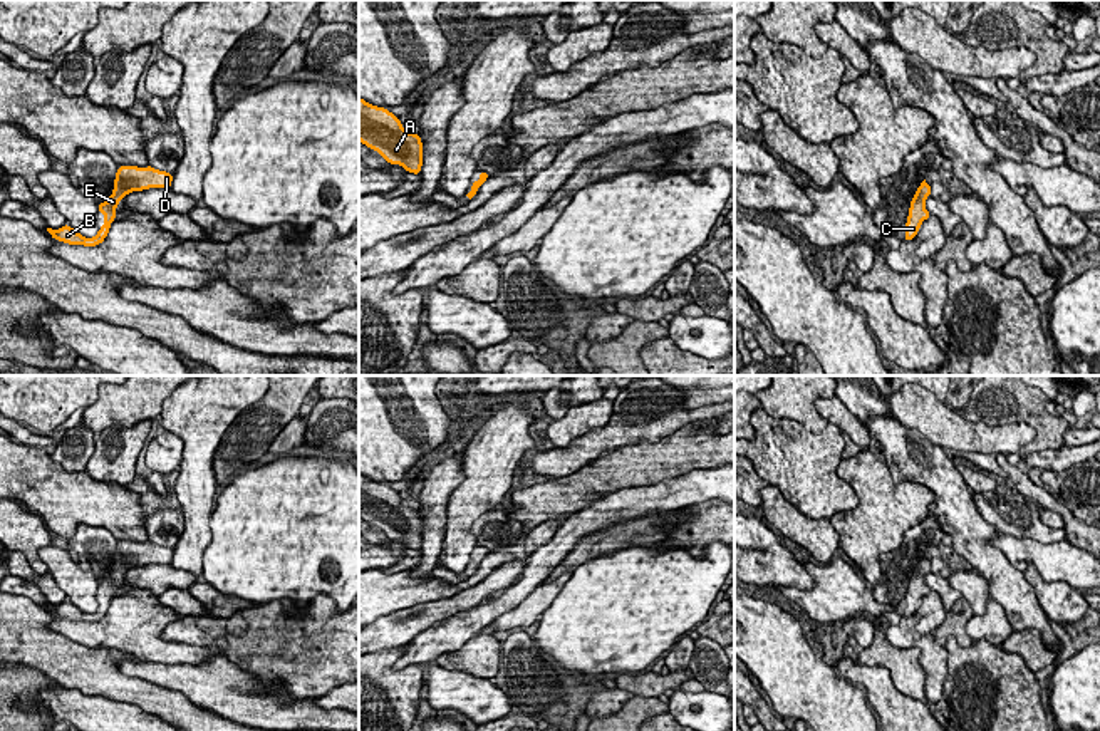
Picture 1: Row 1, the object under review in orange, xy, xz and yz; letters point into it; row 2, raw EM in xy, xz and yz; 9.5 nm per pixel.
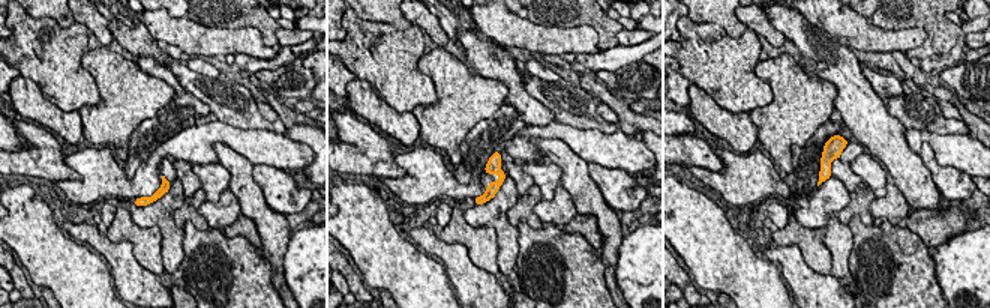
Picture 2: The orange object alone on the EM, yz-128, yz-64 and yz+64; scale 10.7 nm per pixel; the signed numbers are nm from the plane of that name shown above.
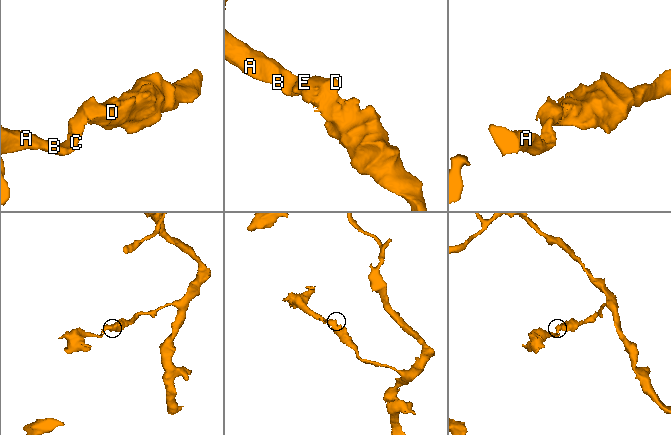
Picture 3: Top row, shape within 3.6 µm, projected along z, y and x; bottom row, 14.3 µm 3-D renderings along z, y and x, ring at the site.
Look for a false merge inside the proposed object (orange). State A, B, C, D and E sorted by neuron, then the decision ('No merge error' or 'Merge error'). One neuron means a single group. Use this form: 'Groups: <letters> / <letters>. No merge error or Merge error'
Groups: A B C D E. No merge error

